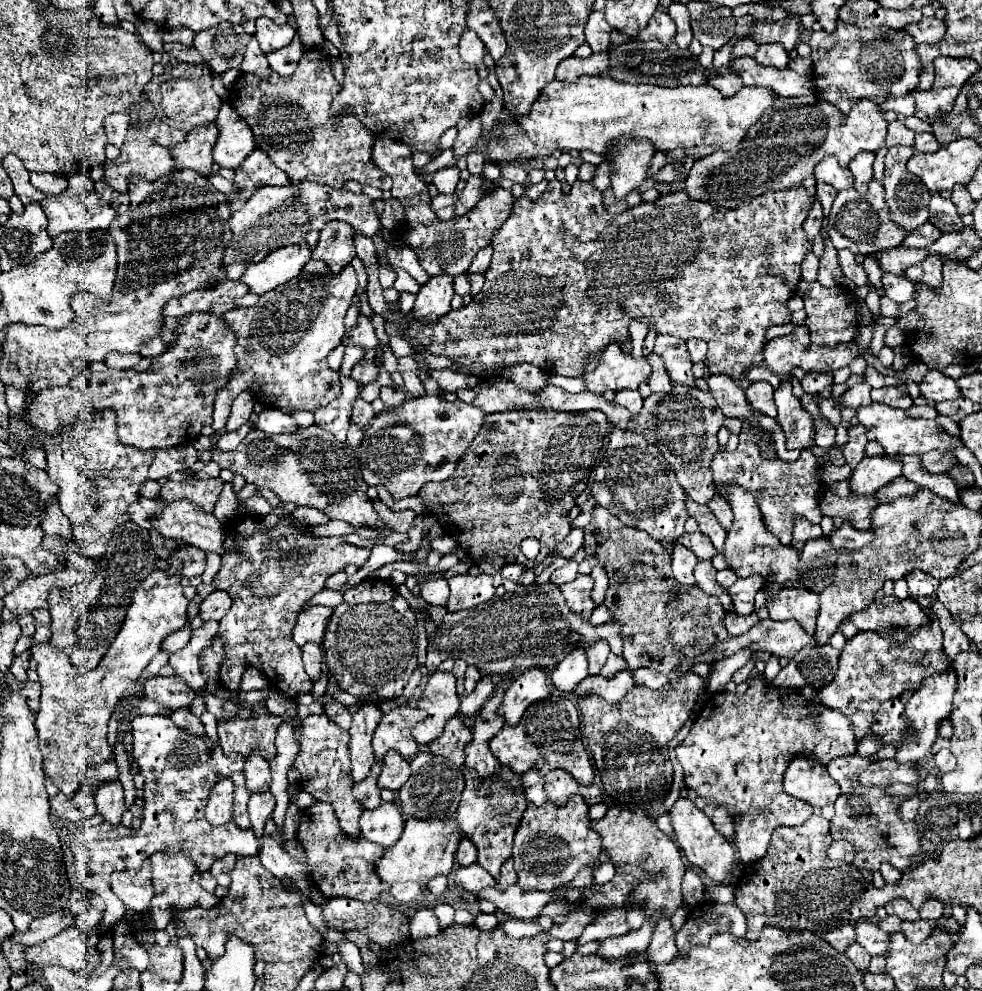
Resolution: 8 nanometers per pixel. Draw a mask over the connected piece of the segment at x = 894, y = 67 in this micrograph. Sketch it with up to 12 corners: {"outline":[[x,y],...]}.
{"outline":[[838,21],[813,31],[816,94],[844,113],[918,85],[916,43]]}

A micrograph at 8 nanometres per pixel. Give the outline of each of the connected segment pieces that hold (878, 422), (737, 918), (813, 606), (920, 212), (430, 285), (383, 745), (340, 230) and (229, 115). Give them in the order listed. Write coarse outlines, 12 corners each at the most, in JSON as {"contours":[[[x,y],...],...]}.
{"contours":[[[882,403],[858,409],[886,455],[962,447],[936,420]],[[698,905],[675,935],[680,955],[714,933],[746,935],[738,905]],[[808,589],[768,595],[772,621],[796,619],[814,635],[820,607]],[[912,147],[886,153],[886,205],[906,233],[928,221],[928,187],[906,169]],[[438,275],[422,285],[414,319],[434,325],[450,311],[452,277]],[[396,707],[382,715],[372,747],[376,759],[390,749],[410,759],[418,751],[412,727],[422,709]],[[330,221],[312,251],[340,273],[356,257],[352,227]],[[228,101],[218,113],[212,157],[236,169],[256,147]]]}

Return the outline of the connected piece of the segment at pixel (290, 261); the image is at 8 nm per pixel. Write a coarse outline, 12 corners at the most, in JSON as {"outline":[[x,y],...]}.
{"outline":[[310,247],[274,249],[240,281],[262,295],[298,277]]}

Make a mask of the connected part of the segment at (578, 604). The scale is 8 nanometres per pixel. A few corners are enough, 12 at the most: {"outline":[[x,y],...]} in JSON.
{"outline":[[578,575],[562,585],[570,611],[588,619],[596,609],[592,577]]}

